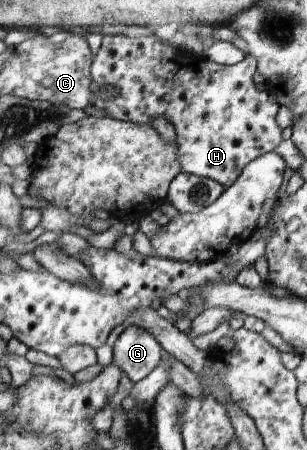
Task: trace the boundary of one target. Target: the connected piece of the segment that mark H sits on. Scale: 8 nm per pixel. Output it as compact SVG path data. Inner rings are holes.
M103 34L101 48L95 55L91 72L92 92L95 94L92 105L98 110L107 111L108 117L118 120L151 125L158 116L168 118L176 132L178 160L182 164L180 172L219 181L225 189L236 182L248 163L274 151L283 142L282 129L276 124L278 102L268 92L256 88L256 60L247 54L239 63L221 65L208 60L208 57L176 50L155 34L135 38ZM104 85L120 86L120 96L106 101L106 94L101 92Z

